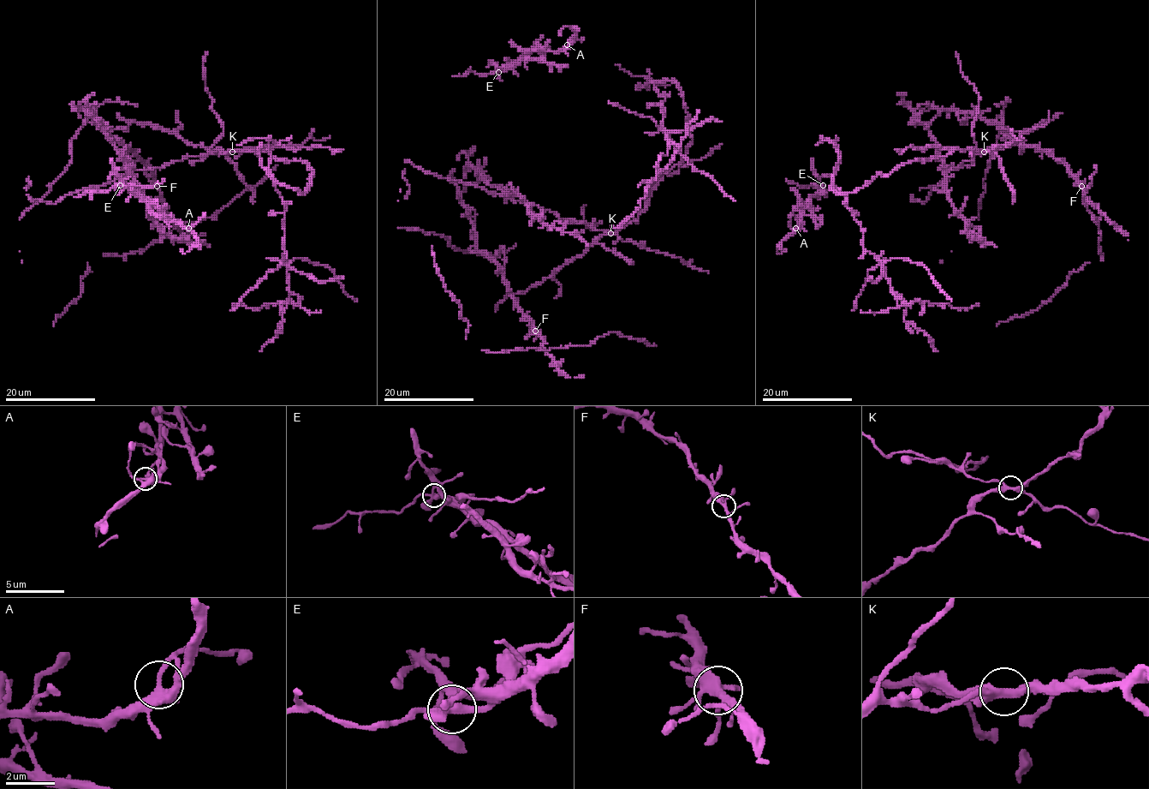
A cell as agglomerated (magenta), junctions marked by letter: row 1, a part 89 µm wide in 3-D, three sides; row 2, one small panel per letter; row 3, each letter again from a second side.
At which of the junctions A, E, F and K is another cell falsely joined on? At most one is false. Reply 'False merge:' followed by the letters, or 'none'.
False merge: K

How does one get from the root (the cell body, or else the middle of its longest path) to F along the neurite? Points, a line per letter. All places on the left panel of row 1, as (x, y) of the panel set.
F: (223, 151), (187, 144), (149, 124), (132, 122), (125, 132), (114, 128), (110, 133), (151, 170), (157, 186)

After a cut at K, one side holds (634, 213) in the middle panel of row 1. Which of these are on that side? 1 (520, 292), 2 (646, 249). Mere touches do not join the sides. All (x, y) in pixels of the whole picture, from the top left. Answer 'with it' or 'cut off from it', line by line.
1: with it
2: cut off from it

